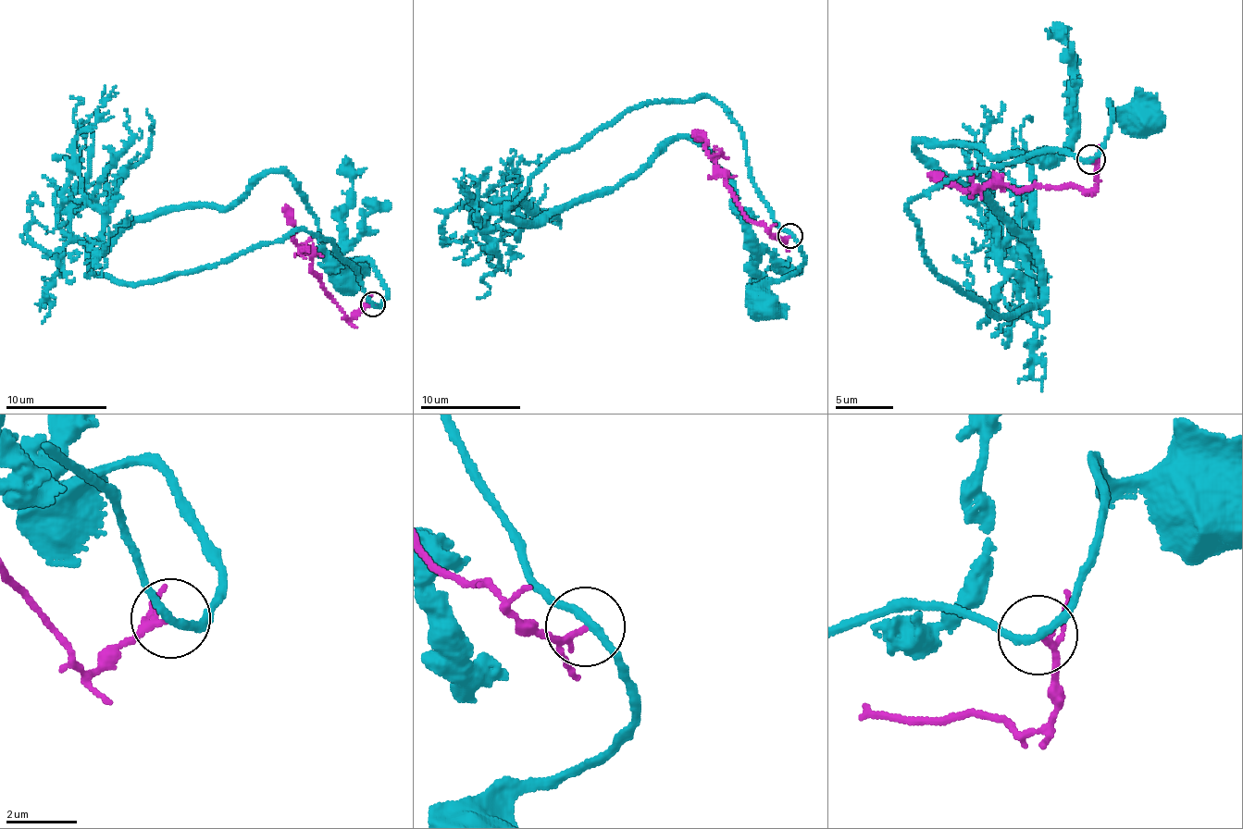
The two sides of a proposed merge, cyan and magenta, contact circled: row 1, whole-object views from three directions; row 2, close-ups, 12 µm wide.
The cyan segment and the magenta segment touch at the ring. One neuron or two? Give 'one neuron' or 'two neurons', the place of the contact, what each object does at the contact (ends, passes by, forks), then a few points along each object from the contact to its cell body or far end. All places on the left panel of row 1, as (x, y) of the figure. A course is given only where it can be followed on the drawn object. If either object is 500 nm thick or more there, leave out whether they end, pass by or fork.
two neurons | (372, 303) | cyan passes by | magenta passes by | cyan via (372, 304), (381, 303), (386, 296), (386, 284), (379, 271), (361, 259), (347, 274) | magenta via (372, 304), (349, 318), (328, 295), (312, 270), (307, 252), (294, 234), (294, 222), (285, 204)

